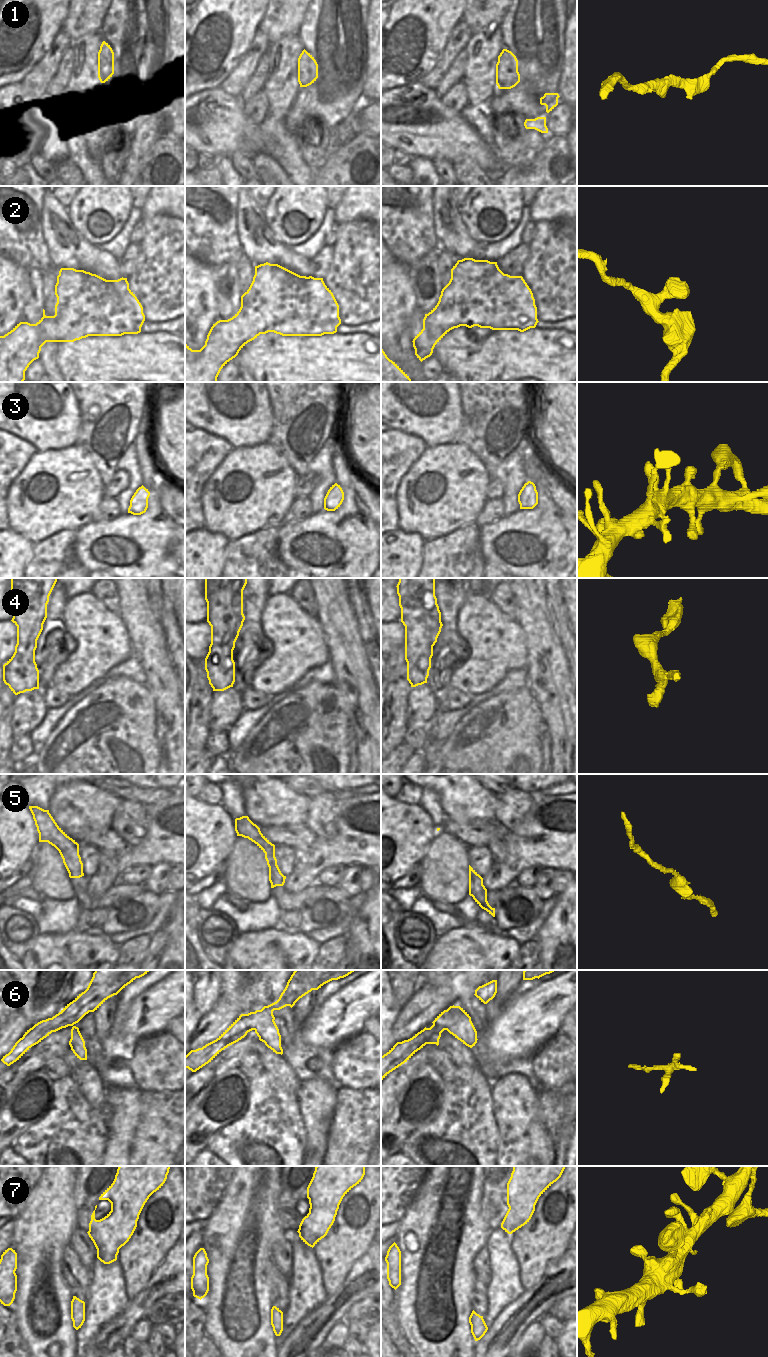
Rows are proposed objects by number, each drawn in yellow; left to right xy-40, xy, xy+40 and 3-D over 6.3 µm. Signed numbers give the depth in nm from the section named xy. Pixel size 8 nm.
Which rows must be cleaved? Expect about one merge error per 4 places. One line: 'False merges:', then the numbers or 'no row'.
False merges: 6

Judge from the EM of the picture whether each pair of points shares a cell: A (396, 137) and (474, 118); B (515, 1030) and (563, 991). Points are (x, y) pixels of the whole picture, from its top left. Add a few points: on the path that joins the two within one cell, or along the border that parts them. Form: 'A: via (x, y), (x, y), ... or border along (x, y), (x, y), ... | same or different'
A: border along (459, 113), (481, 138) | different
B: via (527, 1019), (545, 1001), (551, 998) | same

